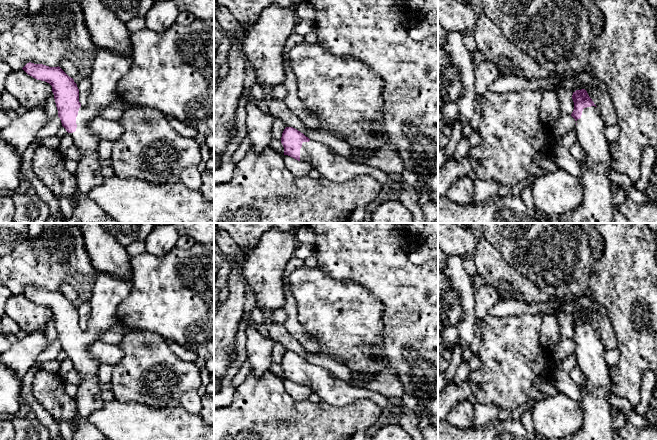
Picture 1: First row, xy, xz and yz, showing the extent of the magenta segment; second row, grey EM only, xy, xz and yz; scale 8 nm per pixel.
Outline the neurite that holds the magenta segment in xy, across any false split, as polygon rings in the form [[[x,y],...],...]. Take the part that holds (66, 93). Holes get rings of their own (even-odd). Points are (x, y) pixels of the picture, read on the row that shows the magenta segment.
[[[97,49],[90,76],[91,92],[86,106],[79,102],[79,89],[73,78],[69,77],[59,66],[49,67],[29,62],[22,68],[28,75],[37,80],[45,81],[52,86],[58,117],[62,126],[71,135],[74,145],[82,152],[82,157],[78,160],[78,169],[75,173],[78,200],[73,207],[71,217],[65,219],[64,223],[118,223],[89,196],[91,190],[102,185],[105,178],[100,174],[102,166],[97,151],[97,147],[102,140],[91,132],[88,124],[98,117],[98,112],[101,109],[109,107],[112,102],[119,98],[117,83],[130,70],[131,66],[131,56],[120,55],[107,49]]]

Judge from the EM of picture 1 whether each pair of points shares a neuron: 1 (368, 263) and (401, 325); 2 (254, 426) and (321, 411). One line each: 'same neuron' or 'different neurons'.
1: same neuron
2: same neuron

